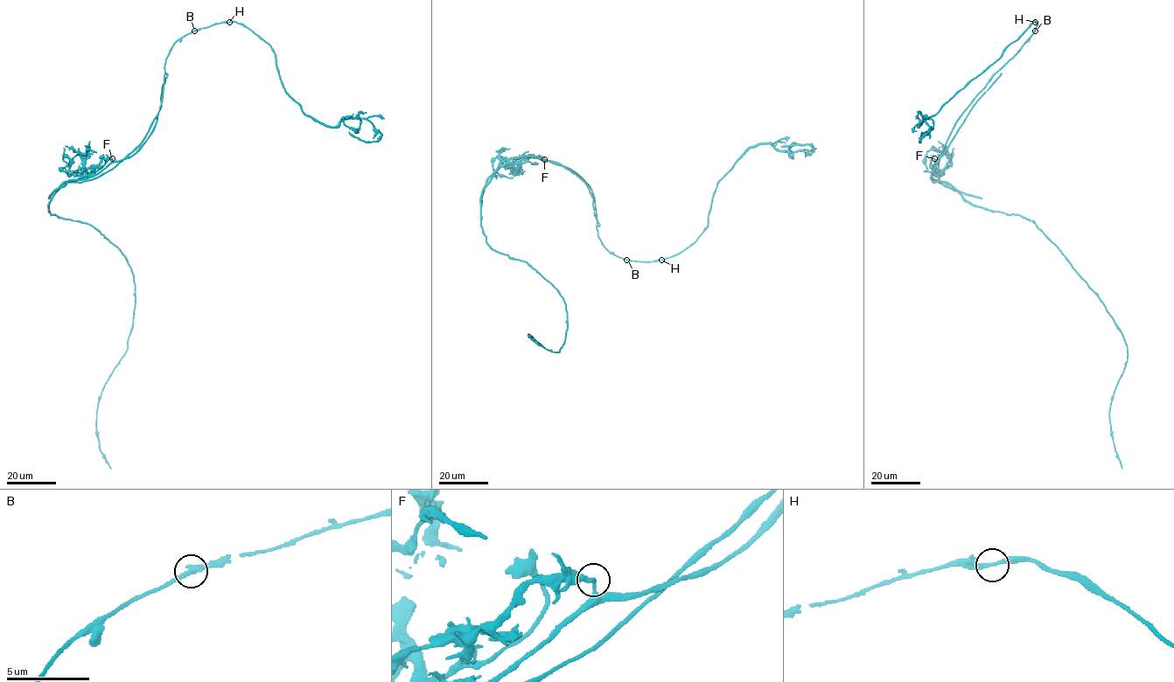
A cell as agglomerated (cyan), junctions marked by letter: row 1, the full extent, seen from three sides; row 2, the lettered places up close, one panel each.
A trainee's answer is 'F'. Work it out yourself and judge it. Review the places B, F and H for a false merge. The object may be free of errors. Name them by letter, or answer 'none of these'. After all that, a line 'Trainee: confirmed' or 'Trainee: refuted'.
F
Trainee: confirmed

